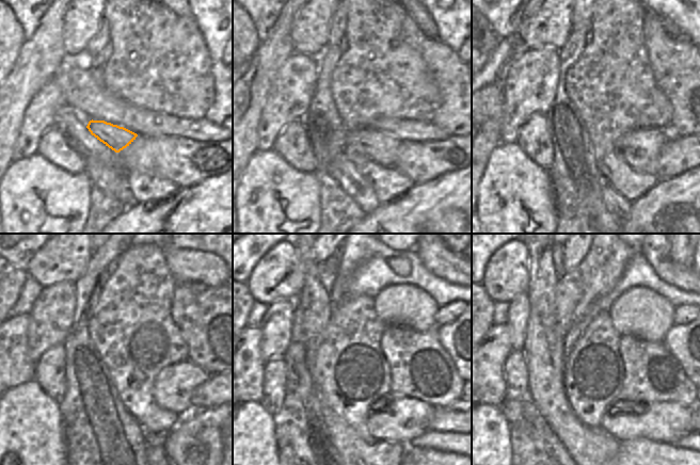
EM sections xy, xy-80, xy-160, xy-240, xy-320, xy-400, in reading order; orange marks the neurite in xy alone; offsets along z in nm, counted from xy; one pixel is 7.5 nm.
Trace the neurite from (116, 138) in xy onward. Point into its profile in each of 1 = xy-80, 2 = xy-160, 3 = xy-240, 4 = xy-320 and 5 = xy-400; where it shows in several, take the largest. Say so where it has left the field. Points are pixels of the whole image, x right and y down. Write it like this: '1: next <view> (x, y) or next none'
1: next xy-80 (382, 148)
2: next xy-160 (640, 148)
3: next xy-240 (174, 386)
4: next xy-320 (396, 418)
5: next xy-400 (667, 422)

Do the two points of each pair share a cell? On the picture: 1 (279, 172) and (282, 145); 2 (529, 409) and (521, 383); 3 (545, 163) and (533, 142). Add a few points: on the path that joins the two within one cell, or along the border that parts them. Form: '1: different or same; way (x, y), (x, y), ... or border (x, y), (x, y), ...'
1: different; border (272, 149), (280, 154), (295, 169), (302, 171)
2: different; border (527, 395), (507, 400)
3: same; way (543, 158), (538, 147)

